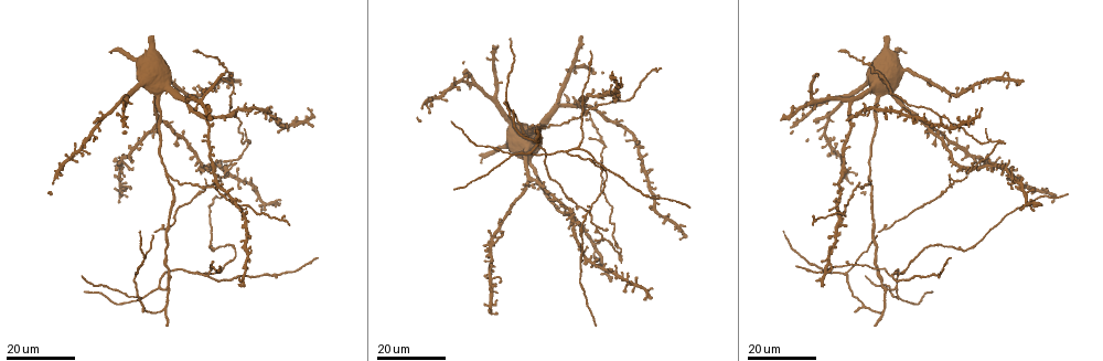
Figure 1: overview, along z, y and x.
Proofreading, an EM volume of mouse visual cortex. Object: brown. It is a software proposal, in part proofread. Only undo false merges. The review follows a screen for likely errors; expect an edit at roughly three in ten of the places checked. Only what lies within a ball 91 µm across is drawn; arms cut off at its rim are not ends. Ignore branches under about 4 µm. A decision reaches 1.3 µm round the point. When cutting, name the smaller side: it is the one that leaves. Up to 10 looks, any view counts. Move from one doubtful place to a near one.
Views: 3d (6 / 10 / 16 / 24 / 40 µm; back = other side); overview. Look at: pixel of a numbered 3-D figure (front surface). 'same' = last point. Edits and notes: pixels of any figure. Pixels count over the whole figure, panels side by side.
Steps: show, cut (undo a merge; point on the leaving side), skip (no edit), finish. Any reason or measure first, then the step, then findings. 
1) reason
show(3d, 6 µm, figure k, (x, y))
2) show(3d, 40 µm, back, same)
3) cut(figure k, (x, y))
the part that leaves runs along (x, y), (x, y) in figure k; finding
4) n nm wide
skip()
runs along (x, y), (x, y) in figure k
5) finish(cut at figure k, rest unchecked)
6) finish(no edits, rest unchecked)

show(3d, 24 µm, figure 1, (619, 255))

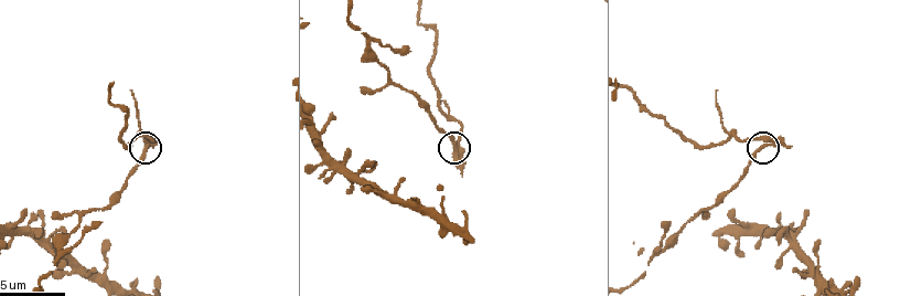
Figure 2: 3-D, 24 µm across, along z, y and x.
closer look
show(3d, 6 µm, figure 2, (764, 138))

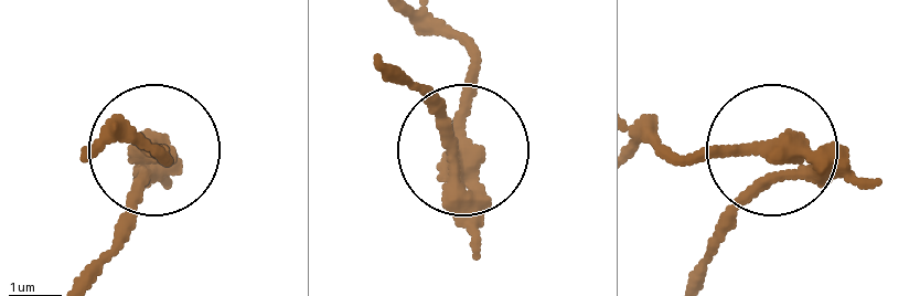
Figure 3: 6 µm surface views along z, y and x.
3 arms
cut(figure 3, (463, 99))
the part that leaves runs along (453, 178), (467, 64), (427, 20) in figure 3; a second neuron is stuck on

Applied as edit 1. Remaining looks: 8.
show(overview)

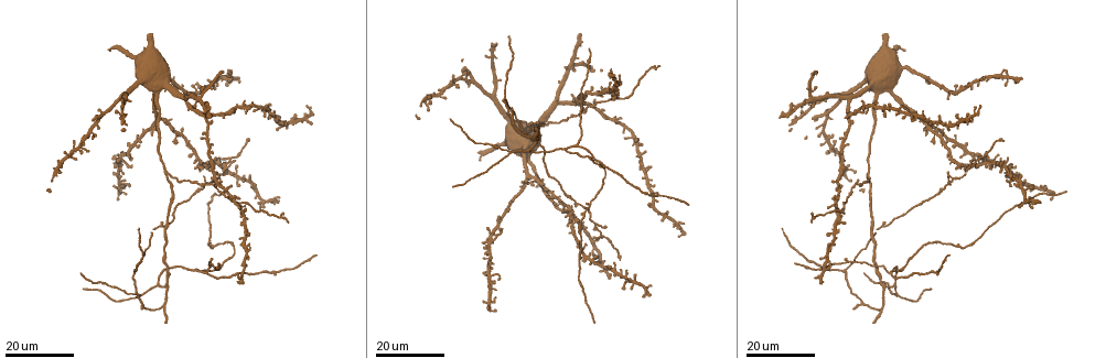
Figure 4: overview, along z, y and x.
arms part here
show(3d, 16 µm, figure 4, (882, 304))

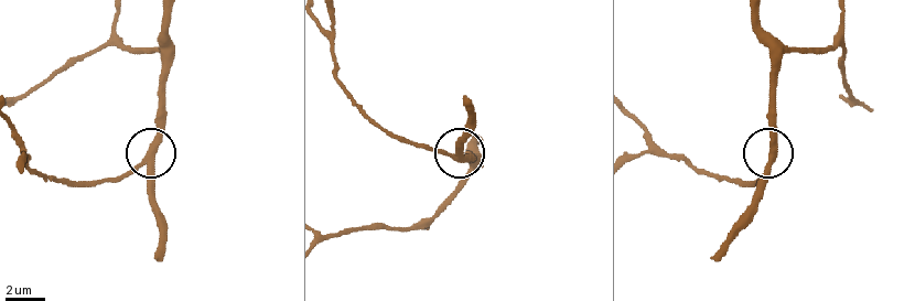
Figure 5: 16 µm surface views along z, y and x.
show(3d, 10 µm, figure 5, (767, 165))

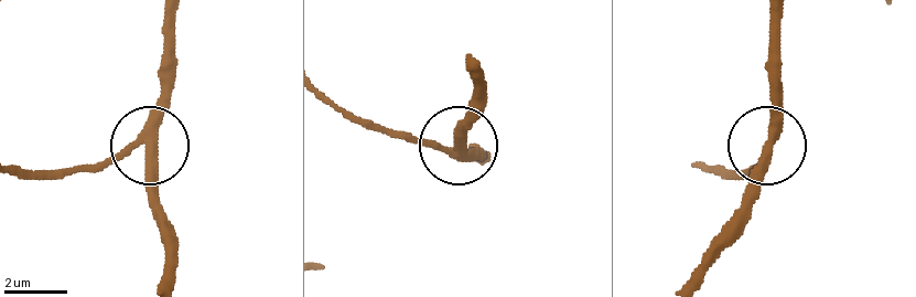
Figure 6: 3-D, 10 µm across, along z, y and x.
side arm 6 µm
skip()
runs along (772, 14), (772, 133), (749, 218) in figure 6; all the same neuron

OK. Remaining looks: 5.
a fork
show(3d, 16 µm, figure 4, (890, 273))

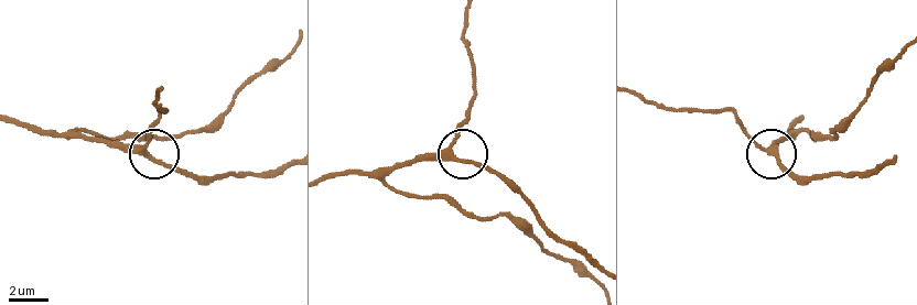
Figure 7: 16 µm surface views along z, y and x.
zoom in
show(3d, 10 µm, figure 7, (449, 156))

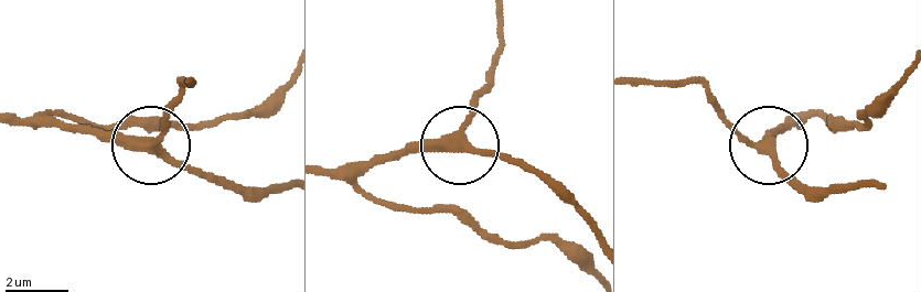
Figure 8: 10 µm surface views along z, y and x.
3 arms
skip()
runs along (21, 117), (147, 143), (175, 98) in figure 8; one neuron here

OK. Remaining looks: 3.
three-way junction
show(3d, 16 µm, figure 4, (887, 288))

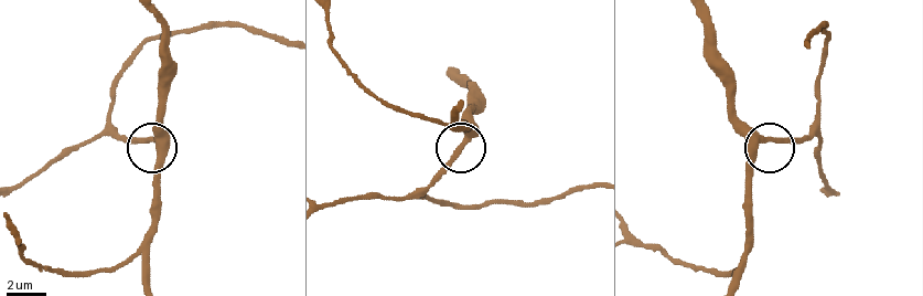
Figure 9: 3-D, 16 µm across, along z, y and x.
show(3d, 10 µm, figure 9, (468, 139))

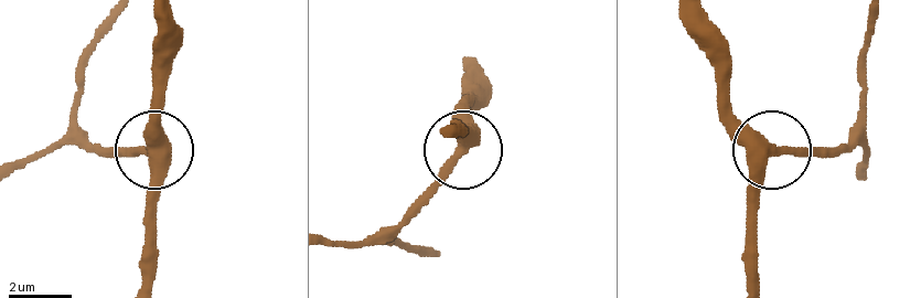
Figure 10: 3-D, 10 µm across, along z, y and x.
3 arms
skip()
runs along (694, 16), (719, 94), (764, 141), (780, 150), (833, 150) in figure 10; all the same neuron

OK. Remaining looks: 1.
finish(cut at figure 3, rest unchecked)

